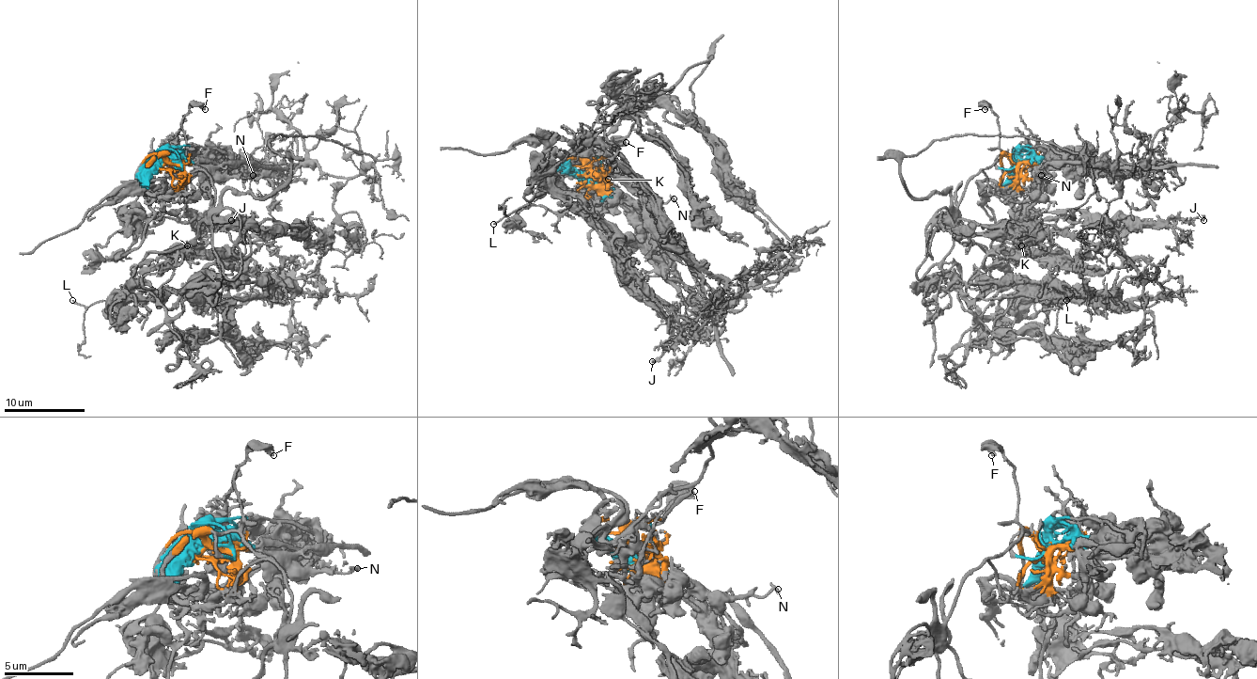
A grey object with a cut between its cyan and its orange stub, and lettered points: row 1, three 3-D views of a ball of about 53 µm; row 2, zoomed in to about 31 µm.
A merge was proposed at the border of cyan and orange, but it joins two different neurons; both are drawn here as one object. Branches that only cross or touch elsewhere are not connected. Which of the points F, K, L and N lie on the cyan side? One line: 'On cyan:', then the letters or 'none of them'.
On cyan: F, K, L

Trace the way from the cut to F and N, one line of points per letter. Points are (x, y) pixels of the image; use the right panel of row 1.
F: (1017, 165), (1011, 168), (1000, 168), (995, 162), (1005, 154), (999, 148), (997, 116), (989, 105), (985, 109)
N: (1017, 165), (1027, 179), (1046, 179), (1041, 174)

